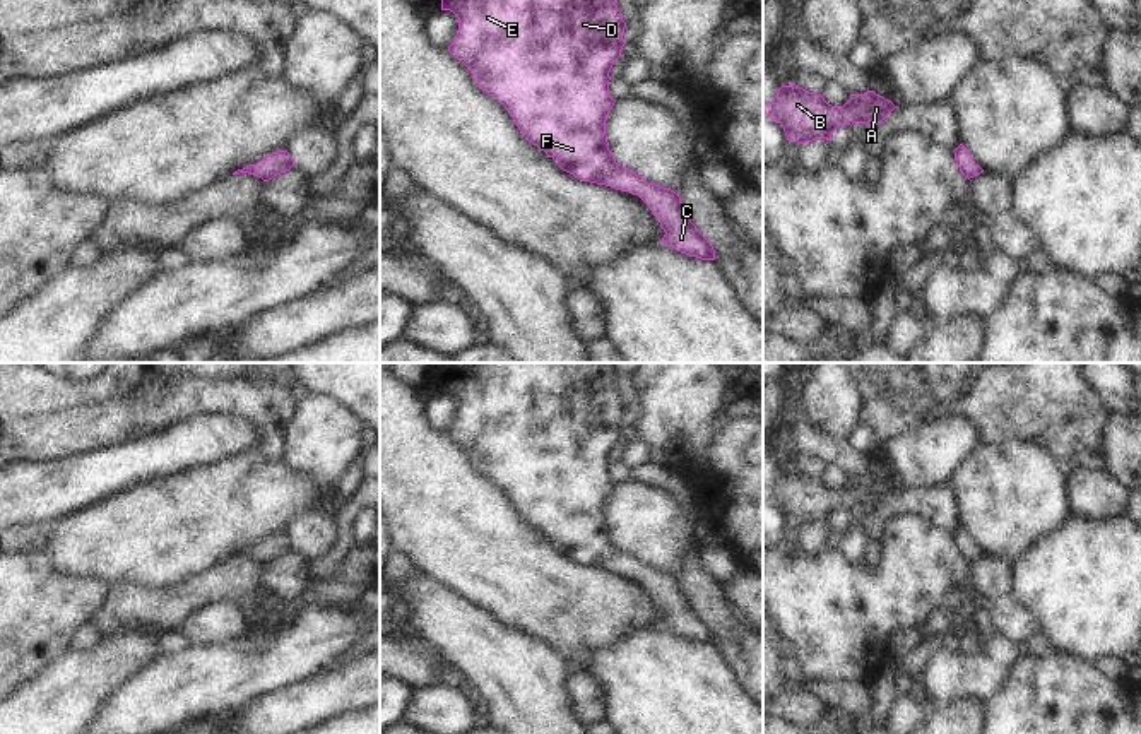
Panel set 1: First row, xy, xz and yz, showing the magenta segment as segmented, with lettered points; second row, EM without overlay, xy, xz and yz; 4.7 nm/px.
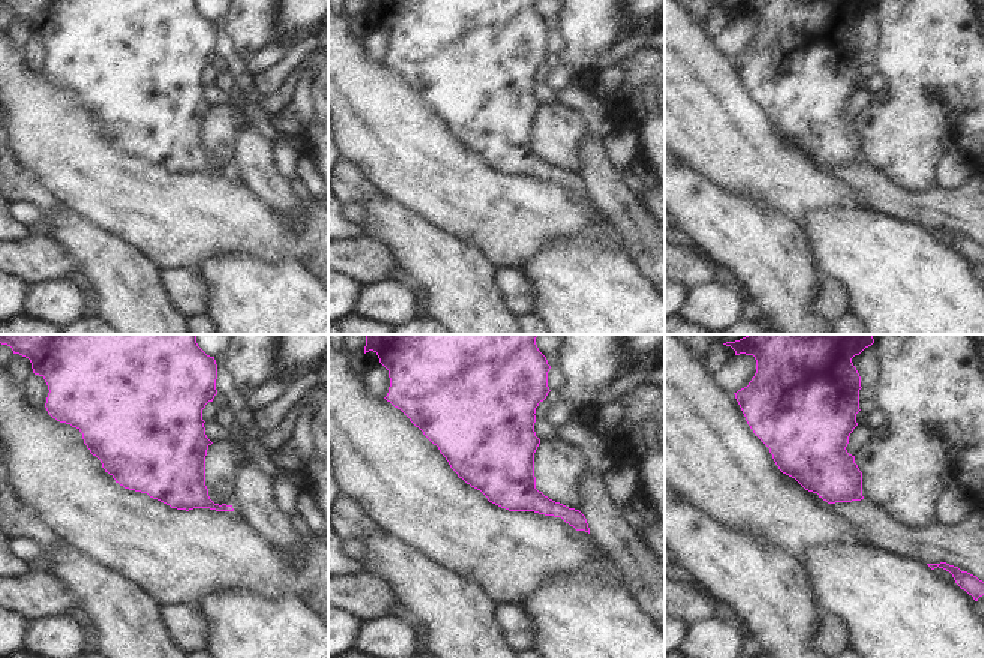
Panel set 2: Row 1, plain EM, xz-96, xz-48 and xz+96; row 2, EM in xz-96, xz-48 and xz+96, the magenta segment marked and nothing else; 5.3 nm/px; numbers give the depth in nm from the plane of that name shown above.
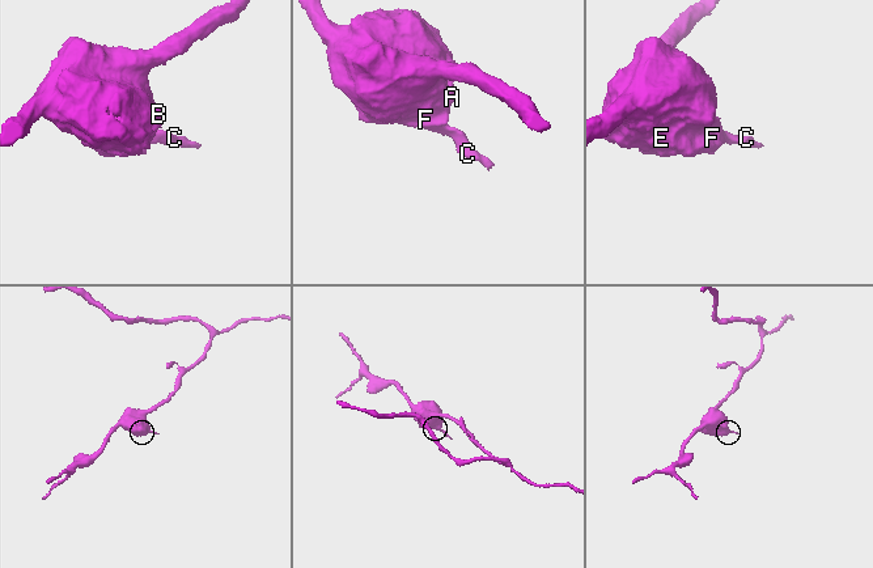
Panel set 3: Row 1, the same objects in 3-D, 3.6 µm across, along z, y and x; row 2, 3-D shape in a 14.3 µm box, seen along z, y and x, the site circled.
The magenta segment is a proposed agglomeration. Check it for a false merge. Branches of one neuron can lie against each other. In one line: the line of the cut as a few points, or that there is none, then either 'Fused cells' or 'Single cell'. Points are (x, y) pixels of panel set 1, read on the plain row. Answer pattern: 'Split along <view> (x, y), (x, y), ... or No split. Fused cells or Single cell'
No split. Single cell

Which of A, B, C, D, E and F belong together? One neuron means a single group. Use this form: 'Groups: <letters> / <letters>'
Groups: A B C D E F

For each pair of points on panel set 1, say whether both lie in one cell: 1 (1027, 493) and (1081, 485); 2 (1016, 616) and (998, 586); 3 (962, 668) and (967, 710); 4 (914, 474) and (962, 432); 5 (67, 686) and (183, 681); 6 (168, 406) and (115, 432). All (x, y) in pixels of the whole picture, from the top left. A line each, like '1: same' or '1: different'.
1: different
2: different
3: different
4: same
5: different
6: same

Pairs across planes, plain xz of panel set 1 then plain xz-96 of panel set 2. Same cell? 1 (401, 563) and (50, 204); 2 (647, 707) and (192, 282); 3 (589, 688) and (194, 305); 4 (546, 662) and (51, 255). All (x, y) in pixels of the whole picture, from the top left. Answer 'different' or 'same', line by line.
1: same
2: different
3: same
4: different

